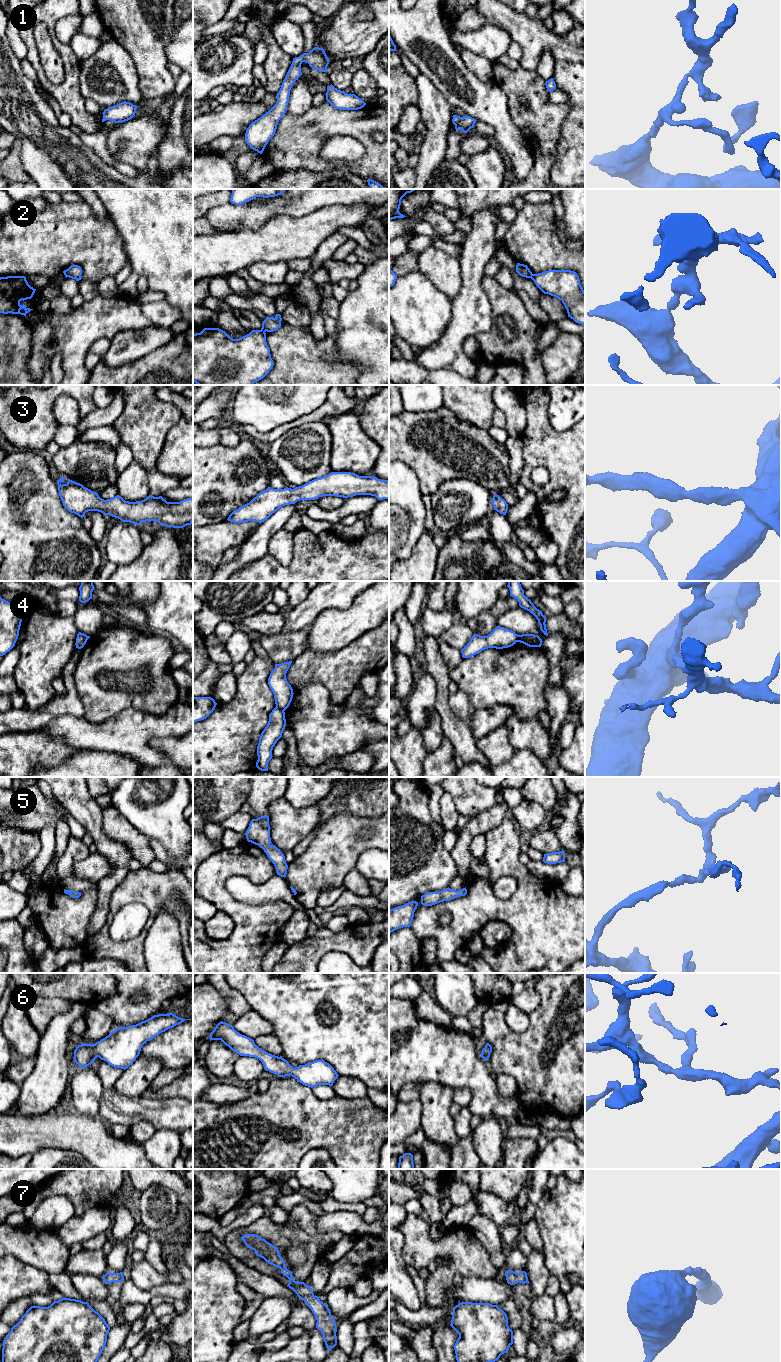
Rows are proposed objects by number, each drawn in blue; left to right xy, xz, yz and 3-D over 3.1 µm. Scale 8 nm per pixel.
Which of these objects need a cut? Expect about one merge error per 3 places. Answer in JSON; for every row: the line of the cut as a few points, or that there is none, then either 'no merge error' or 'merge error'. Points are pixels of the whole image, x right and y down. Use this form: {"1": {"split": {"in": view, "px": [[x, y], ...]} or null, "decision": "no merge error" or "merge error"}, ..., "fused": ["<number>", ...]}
{"1": {"split": null, "decision": "no merge error"}, "2": {"split": {"in": "xz", "px": [[261, 329], [264, 332]]}, "decision": "merge error"}, "3": {"split": null, "decision": "no merge error"}, "4": {"split": {"in": "xz", "px": [[276, 706], [283, 711]]}, "decision": "merge error"}, "5": {"split": null, "decision": "no merge error"}, "6": {"split": null, "decision": "no merge error"}, "7": {"split": null, "decision": "no merge error"}, "fused": ["2", "4"]}

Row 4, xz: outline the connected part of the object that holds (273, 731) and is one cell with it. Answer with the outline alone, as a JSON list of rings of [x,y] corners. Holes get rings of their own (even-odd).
[[[275,707],[269,714],[269,721],[262,731],[257,746],[258,760],[256,767],[261,771],[268,771],[268,763],[272,759],[272,750],[277,741],[282,737],[286,726],[285,712]]]

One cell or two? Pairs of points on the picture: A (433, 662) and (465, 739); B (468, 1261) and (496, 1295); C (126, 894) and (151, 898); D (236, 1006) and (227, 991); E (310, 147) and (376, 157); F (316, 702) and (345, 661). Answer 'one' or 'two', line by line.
A: one
B: two
C: one
D: one
E: one
F: two

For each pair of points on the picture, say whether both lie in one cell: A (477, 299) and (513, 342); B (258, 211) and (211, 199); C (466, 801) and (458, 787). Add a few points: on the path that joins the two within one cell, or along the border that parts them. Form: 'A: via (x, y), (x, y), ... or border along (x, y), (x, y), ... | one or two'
A: border along (486, 294), (491, 309), (491, 328), (476, 334) | two
B: border along (229, 201), (213, 206), (204, 214) | two
C: via (466, 798), (466, 795), (461, 790) | one

